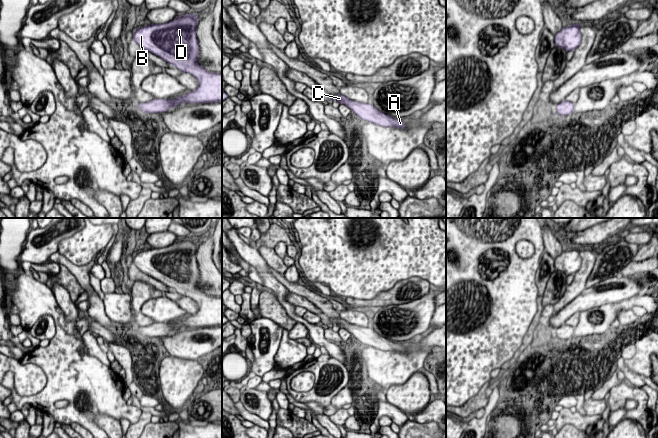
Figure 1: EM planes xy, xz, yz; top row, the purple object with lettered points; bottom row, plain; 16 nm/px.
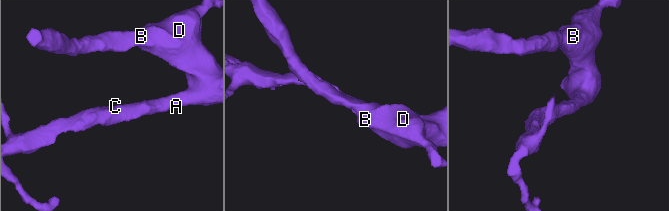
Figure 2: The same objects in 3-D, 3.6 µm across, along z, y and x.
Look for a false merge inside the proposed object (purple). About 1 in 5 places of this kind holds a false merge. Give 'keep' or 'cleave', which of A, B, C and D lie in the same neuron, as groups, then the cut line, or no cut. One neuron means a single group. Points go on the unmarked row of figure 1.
keep; groups A B C D; cut none

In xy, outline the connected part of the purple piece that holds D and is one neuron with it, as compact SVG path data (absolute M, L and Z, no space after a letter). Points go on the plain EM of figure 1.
M185 238L164 248L149 248L137 252L133 264L144 274L162 282L182 296L193 299L198 305L196 314L182 321L153 323L138 328L146 337L162 337L180 327L222 326L222 298L207 295L197 287L199 268L196 253L199 241Z

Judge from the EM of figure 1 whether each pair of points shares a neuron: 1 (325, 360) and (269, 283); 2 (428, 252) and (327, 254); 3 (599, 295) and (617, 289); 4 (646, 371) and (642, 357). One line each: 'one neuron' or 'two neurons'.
1: two neurons
2: one neuron
3: one neuron
4: one neuron

